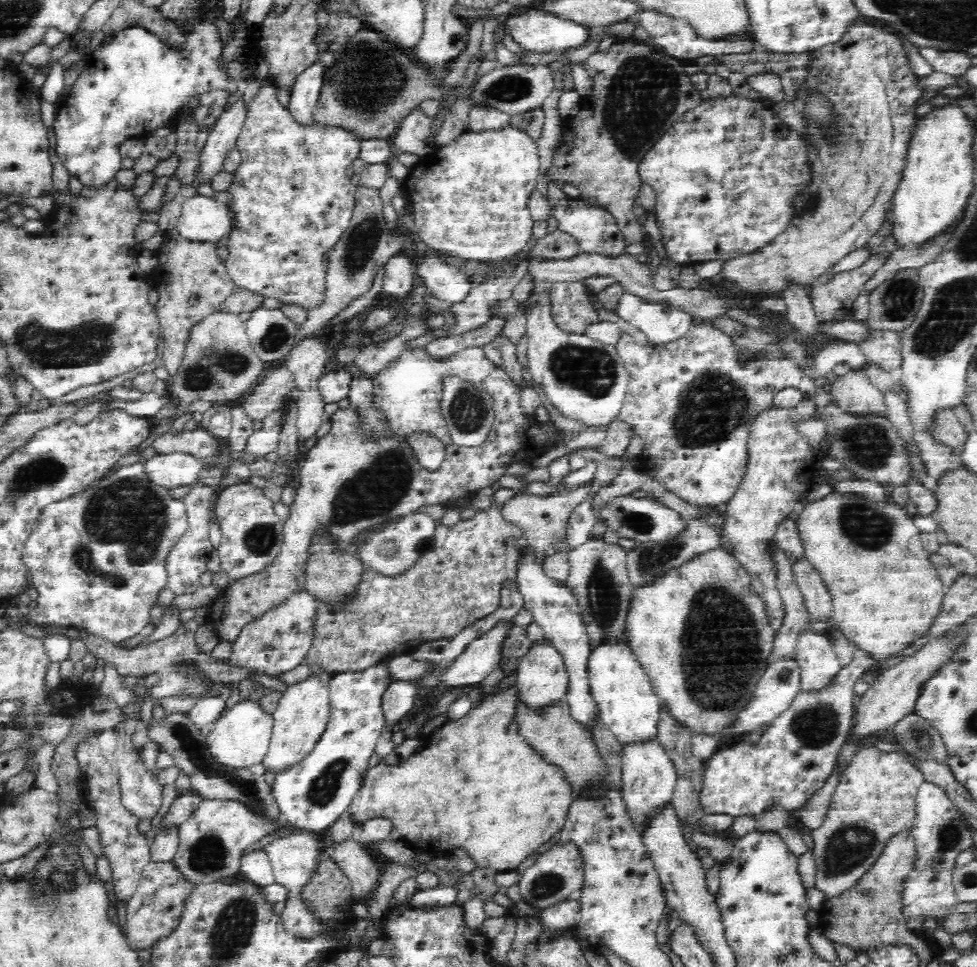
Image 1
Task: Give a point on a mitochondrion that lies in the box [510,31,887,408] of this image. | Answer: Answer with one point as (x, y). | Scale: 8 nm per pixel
(637, 132)

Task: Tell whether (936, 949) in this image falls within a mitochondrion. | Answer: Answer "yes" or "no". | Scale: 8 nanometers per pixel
no

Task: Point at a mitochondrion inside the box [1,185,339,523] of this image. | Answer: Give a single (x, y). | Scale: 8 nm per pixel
(91, 341)

